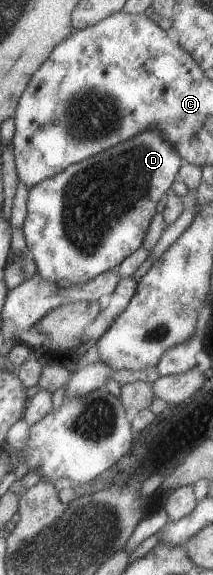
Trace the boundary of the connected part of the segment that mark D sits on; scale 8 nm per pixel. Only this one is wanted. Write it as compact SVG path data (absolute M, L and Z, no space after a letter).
M154 128L141 131L133 138L102 150L31 187L27 216L21 228L37 272L49 282L70 281L70 285L78 285L98 274L115 270L128 255L142 248L145 233L157 212L156 203L168 193L183 164L184 159L171 146L169 139Z

